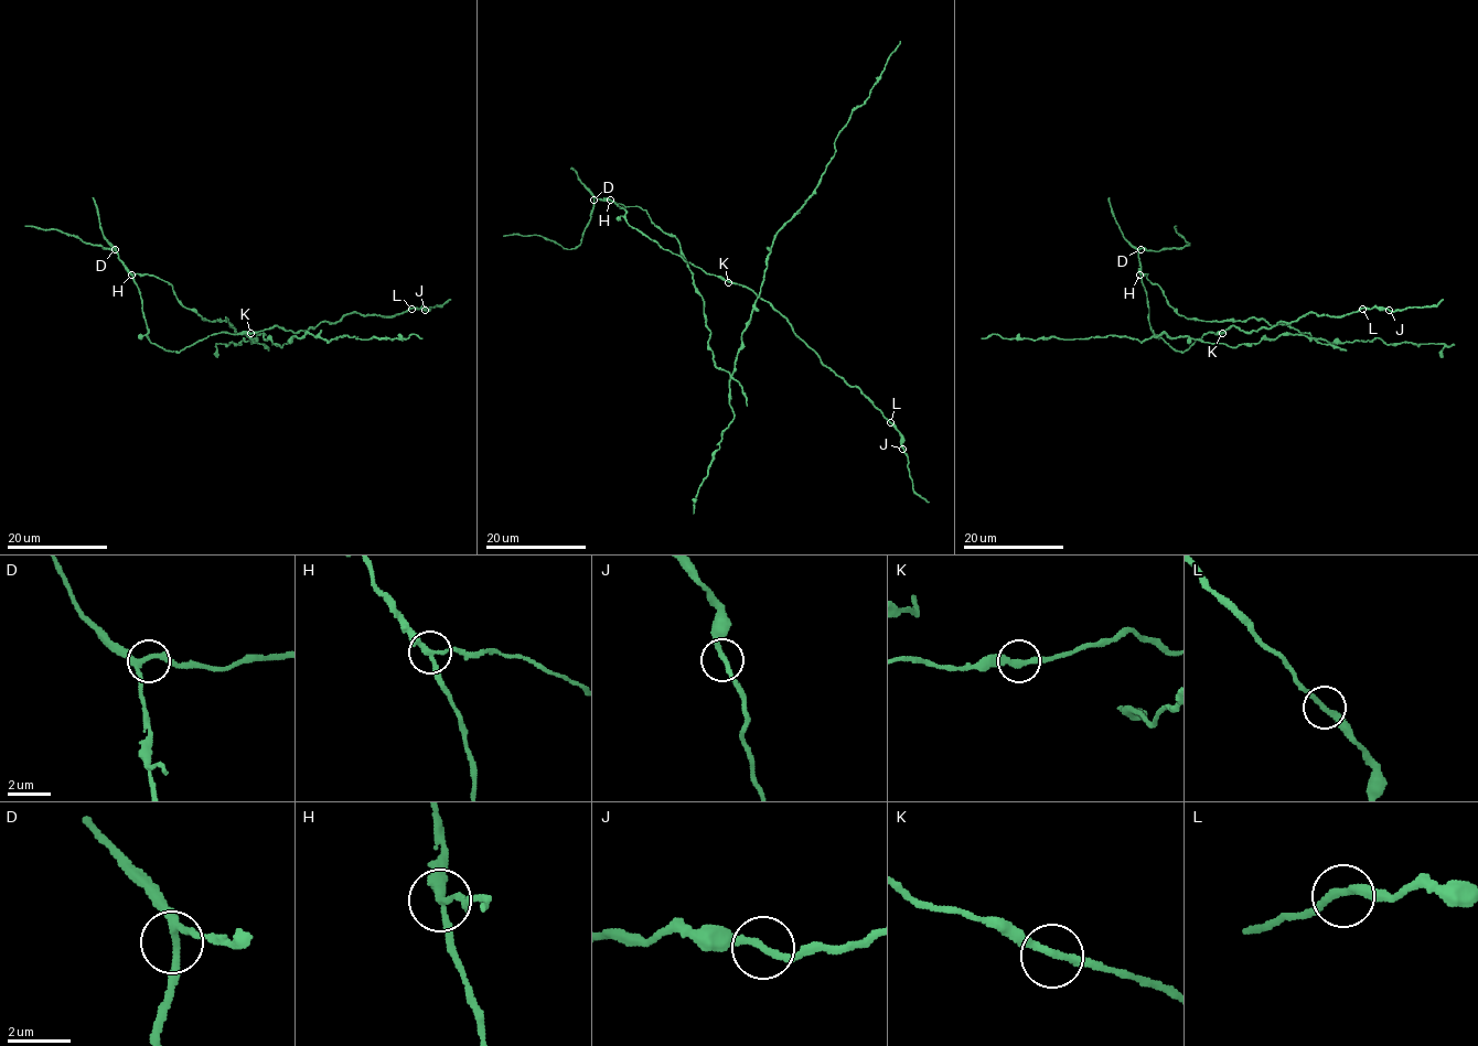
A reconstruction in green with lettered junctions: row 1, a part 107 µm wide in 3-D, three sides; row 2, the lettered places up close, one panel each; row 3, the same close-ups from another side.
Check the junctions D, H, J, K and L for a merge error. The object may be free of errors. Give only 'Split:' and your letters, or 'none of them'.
Split: H

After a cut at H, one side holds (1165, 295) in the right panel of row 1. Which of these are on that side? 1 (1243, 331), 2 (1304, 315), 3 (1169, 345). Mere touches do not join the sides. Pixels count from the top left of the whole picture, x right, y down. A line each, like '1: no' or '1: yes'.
1: no
2: no
3: no

